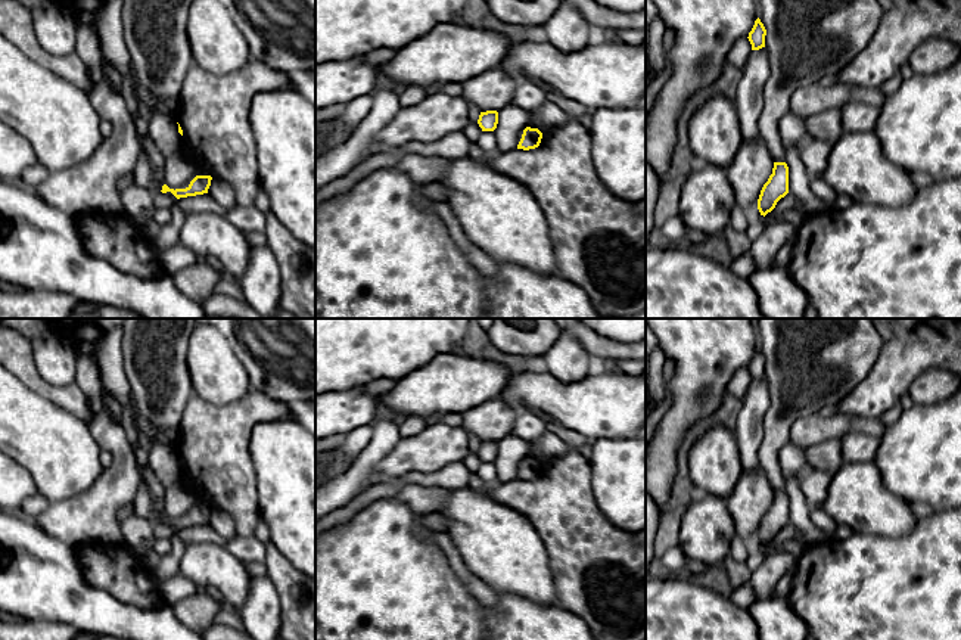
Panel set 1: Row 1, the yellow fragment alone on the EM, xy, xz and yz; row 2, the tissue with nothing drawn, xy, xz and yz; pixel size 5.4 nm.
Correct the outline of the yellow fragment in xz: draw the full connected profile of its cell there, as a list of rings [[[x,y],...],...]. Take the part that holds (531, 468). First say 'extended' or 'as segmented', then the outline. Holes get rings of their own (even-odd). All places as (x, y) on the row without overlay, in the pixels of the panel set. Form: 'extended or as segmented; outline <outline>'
as segmented; outline [[[526,457],[523,460],[522,469],[517,475],[517,479],[529,481],[539,476],[542,463],[538,459]]]

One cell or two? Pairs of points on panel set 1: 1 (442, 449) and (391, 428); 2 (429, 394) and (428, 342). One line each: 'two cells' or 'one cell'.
1: two cells
2: two cells

